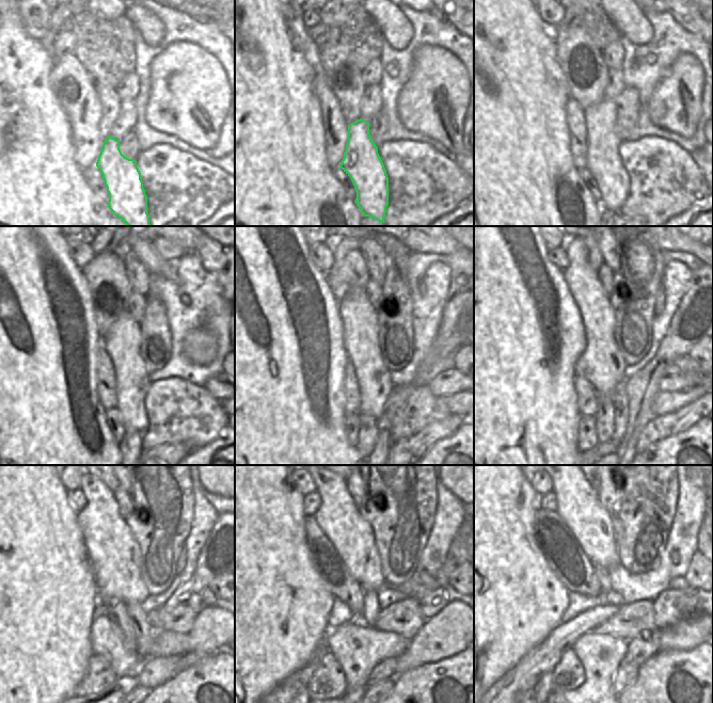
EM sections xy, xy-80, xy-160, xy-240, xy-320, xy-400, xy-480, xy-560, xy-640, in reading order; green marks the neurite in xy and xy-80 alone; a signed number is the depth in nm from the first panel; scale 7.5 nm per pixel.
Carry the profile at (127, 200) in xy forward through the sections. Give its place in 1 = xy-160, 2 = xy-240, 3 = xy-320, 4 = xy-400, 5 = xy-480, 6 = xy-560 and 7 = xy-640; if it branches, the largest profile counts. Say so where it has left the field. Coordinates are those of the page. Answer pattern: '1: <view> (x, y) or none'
1: xy-160 (604, 163)
2: xy-240 (122, 341)
3: xy-320 (359, 319)
4: xy-400 (601, 363)
5: xy-480 (114, 556)
6: xy-560 (338, 517)
7: xy-640 (577, 505)

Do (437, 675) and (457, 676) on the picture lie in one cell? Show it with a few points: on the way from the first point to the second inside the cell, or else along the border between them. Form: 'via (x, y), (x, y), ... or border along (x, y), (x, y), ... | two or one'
via (442, 675), (452, 675) | one

